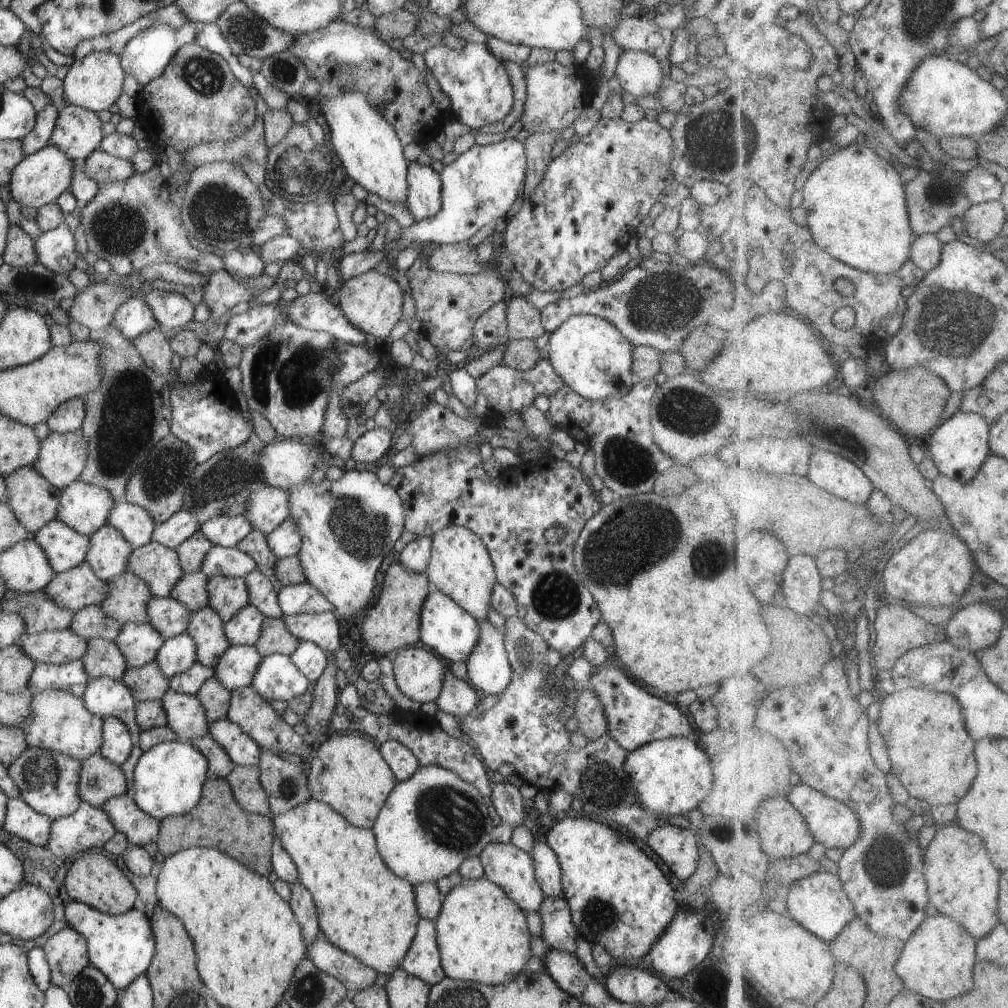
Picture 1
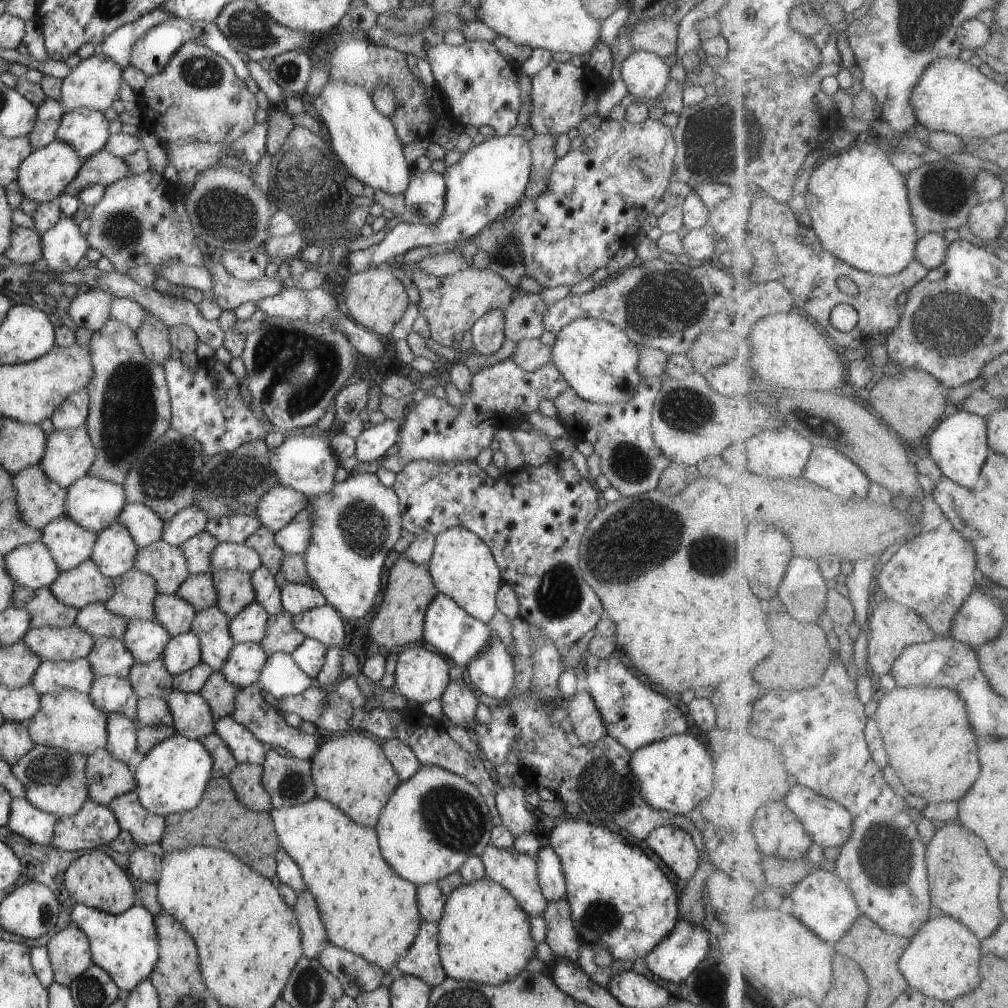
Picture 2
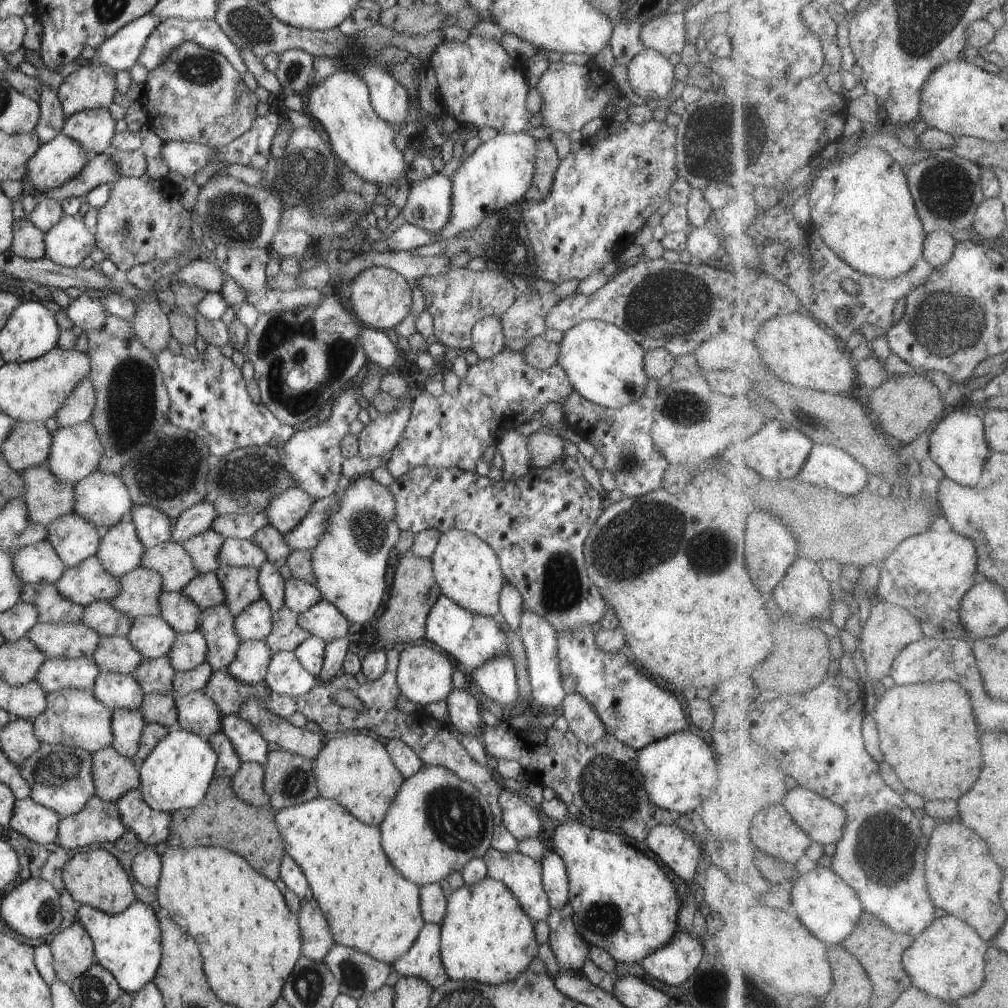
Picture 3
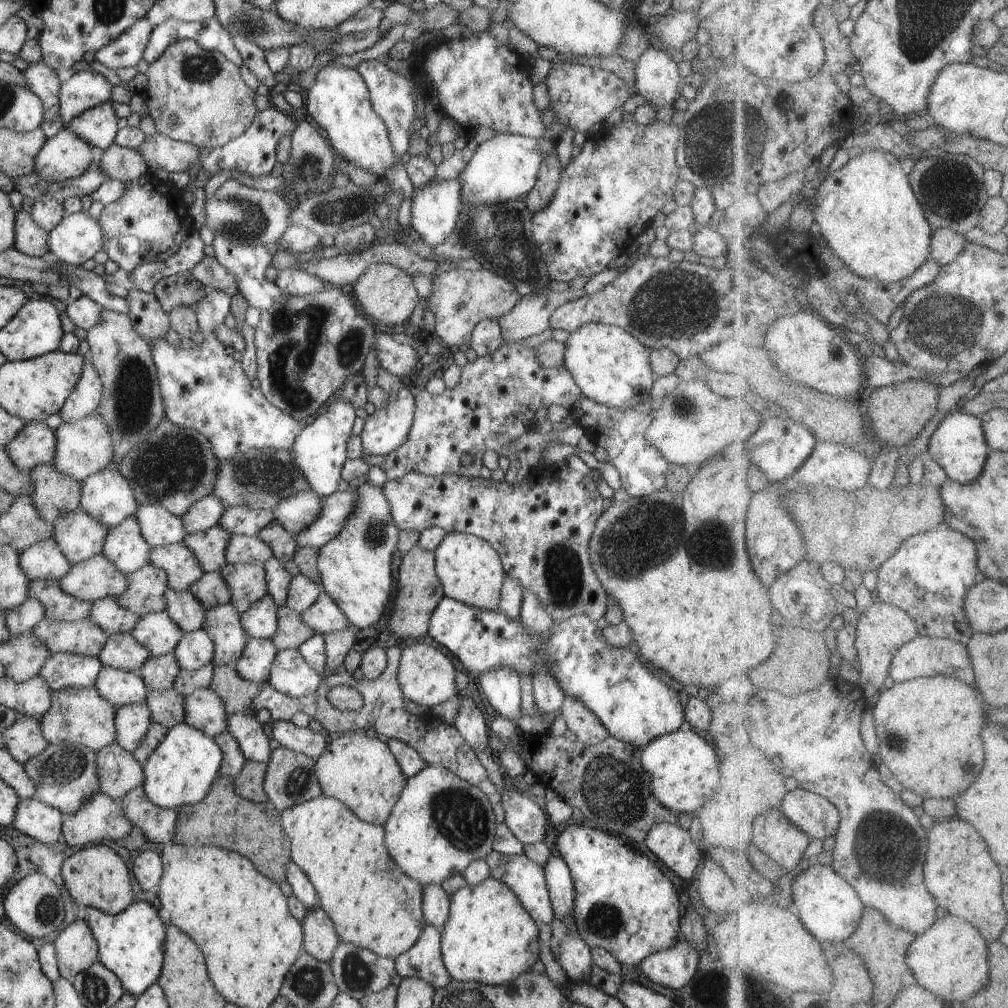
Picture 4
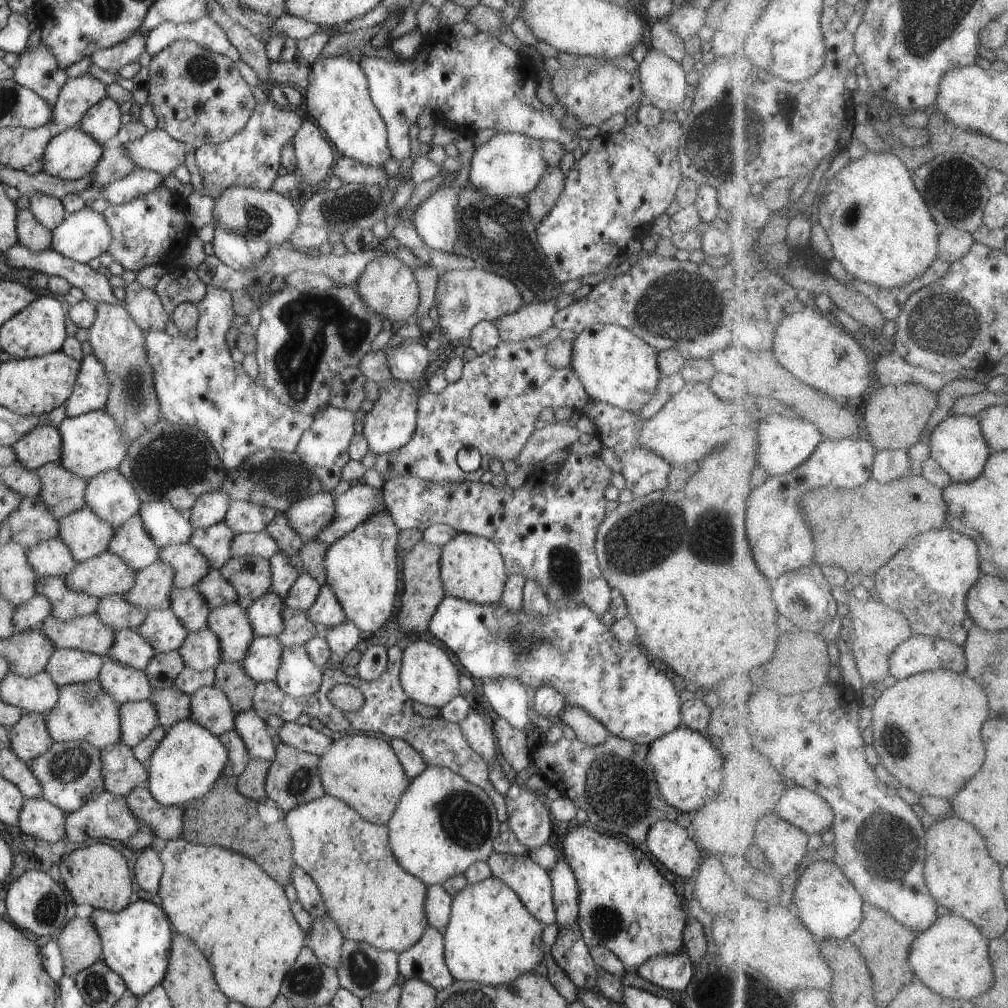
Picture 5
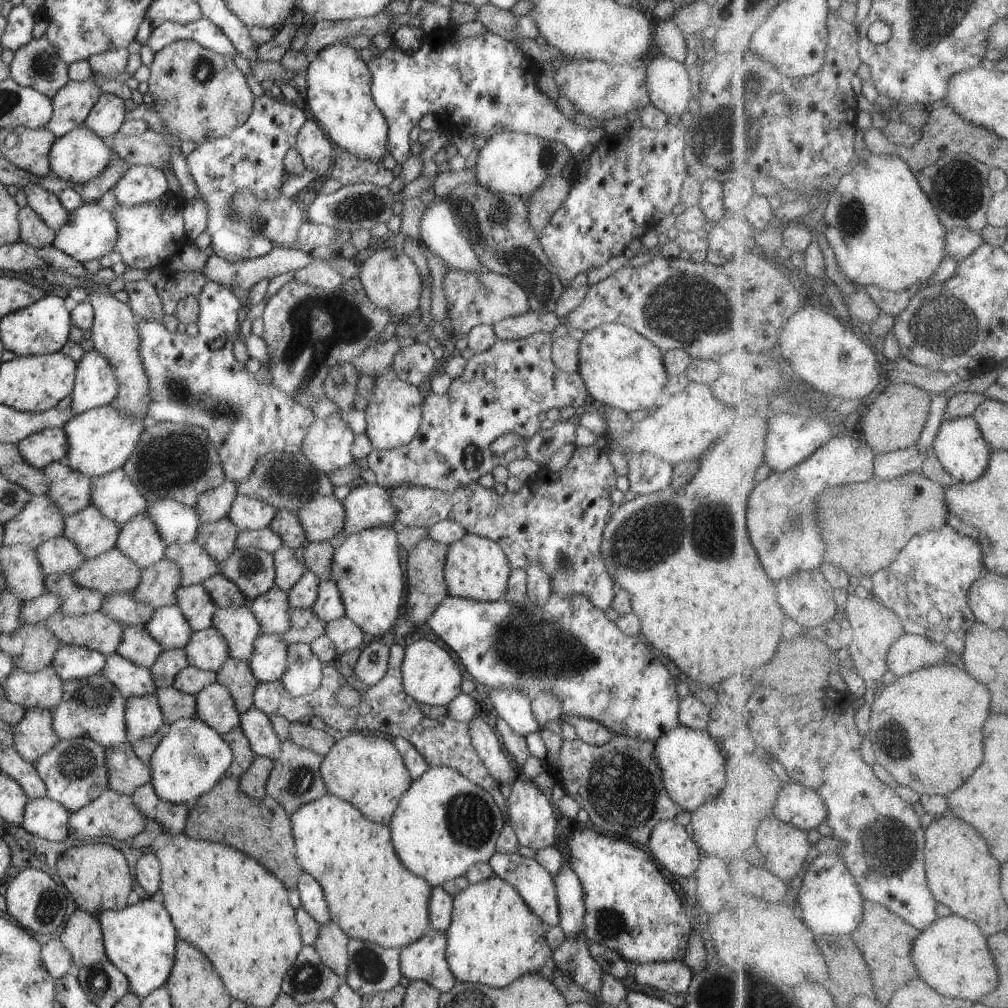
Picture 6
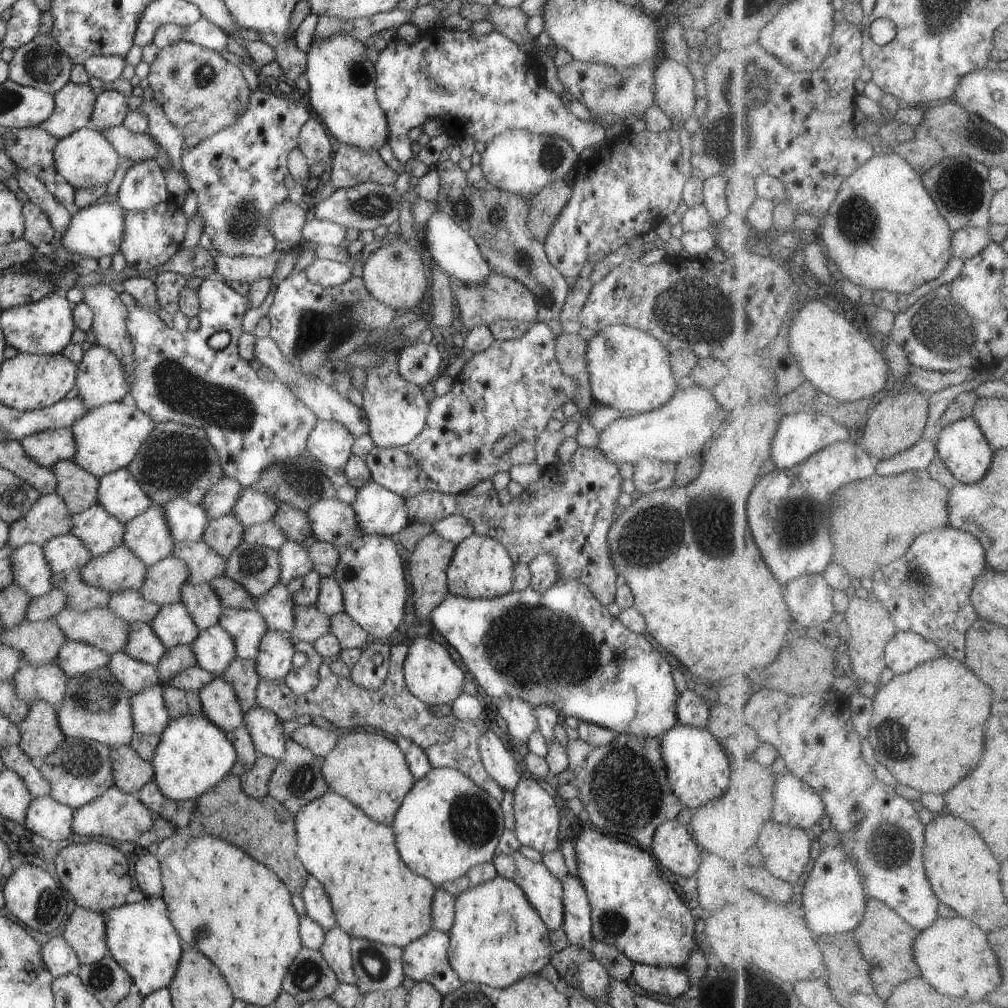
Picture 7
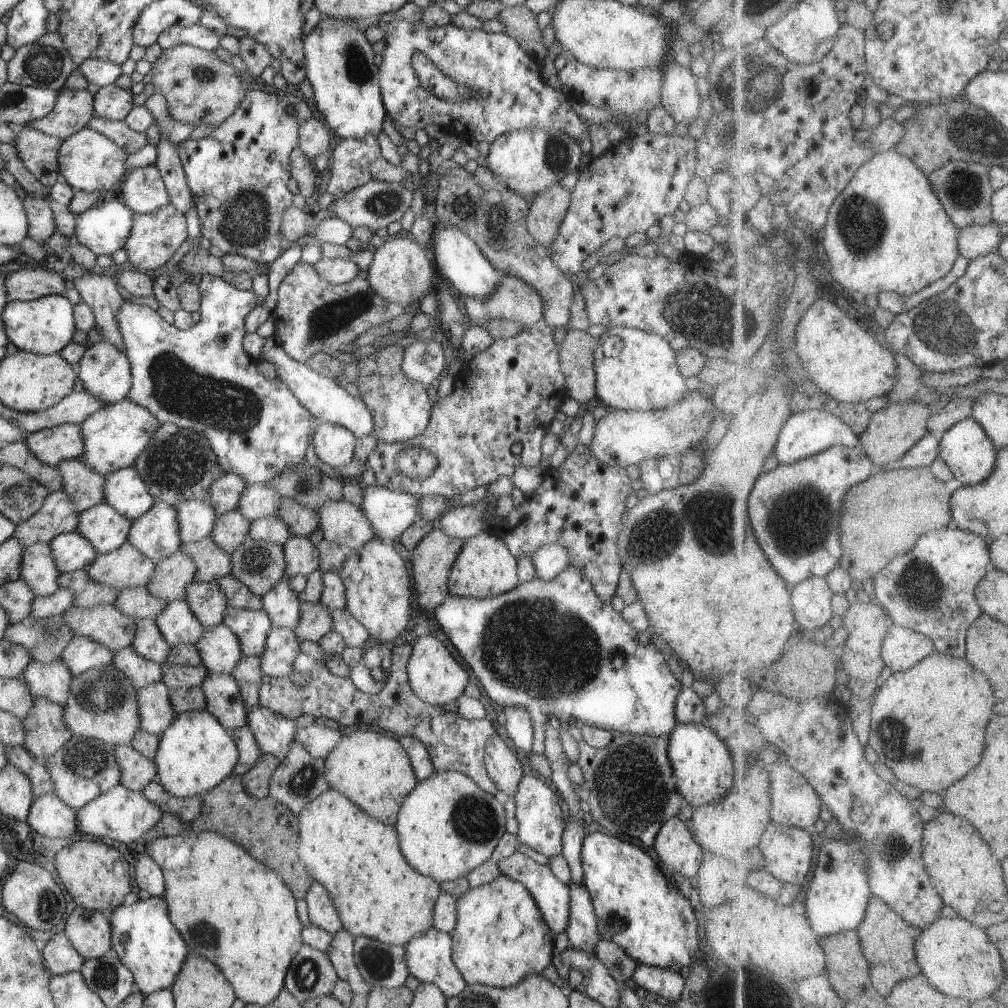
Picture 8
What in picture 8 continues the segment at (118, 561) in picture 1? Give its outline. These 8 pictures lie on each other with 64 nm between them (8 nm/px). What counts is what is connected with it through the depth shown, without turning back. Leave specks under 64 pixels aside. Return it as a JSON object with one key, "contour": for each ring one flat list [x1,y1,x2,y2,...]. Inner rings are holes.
{"contour":[[156,501,152,505,152,508,148,509,148,512,145,512,142,516,131,522,127,541,156,564,180,548,182,542,179,536,180,529,177,527,175,506,173,507,165,502]]}

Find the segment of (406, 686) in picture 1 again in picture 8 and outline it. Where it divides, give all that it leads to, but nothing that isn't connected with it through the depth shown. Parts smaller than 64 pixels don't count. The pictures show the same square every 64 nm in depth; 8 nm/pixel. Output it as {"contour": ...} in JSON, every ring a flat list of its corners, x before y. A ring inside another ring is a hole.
{"contour":[[434,635,412,639,412,652,408,659,407,675,409,685,420,700,443,707,454,702,463,694,469,683,468,672,452,657,448,648]]}

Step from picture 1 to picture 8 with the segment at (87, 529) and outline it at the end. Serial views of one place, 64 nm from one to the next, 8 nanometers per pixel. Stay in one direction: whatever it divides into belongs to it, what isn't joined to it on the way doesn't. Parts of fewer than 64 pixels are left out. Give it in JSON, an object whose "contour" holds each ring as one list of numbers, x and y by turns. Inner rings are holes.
{"contour":[[133,465,107,475,103,491,103,501,131,521,148,512,156,502]]}

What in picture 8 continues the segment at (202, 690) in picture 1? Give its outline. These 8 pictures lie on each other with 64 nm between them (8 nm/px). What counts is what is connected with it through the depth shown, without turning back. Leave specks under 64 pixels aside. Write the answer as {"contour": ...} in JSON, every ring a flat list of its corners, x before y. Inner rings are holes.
{"contour":[[240,657,236,666,228,673,238,683,247,712,259,705,259,690,263,674,260,657]]}

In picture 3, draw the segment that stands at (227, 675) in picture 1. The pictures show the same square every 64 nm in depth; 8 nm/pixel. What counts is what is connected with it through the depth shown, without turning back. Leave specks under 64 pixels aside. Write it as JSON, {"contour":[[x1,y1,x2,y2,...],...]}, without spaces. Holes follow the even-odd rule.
{"contour":[[242,641,233,656,233,661,227,666,228,674,241,683,255,685,263,680,273,654,264,641]]}

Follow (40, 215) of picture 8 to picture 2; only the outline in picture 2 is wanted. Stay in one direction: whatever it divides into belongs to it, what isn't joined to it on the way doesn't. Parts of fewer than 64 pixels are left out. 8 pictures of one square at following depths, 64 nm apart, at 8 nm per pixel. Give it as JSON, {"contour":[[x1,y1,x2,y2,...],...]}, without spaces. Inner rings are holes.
{"contour":[[13,225,12,242,4,252,3,259,24,266,42,261,40,237,35,229]]}

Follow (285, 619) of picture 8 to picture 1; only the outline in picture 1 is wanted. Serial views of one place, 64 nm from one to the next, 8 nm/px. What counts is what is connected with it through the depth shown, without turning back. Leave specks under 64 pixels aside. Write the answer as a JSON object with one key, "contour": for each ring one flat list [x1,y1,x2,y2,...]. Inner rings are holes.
{"contour":[[249,604,240,609,240,612,237,612,232,620,224,623,224,634,231,645,254,646,259,639,264,619,265,616]]}

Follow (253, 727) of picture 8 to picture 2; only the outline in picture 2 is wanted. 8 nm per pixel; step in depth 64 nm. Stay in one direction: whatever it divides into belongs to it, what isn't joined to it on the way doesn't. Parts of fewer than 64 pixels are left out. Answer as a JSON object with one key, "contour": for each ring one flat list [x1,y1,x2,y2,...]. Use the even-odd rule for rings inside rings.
{"contour":[[230,715,214,723,214,733,220,736,222,742,230,749,237,763,261,765,264,762,268,747]]}

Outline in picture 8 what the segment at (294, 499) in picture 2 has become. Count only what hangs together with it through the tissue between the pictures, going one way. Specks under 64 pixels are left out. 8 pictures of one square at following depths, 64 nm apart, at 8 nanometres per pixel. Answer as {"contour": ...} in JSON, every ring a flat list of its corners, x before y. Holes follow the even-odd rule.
{"contour":[[345,499,323,504,317,514,322,538,348,552,369,540,378,539,362,509]]}

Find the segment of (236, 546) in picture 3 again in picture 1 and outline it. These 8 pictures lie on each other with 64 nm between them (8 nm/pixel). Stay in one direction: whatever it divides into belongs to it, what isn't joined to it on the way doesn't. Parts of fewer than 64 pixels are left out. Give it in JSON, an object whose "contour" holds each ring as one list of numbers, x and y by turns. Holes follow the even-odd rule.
{"contour":[[212,545,204,555,198,571,202,571,208,578,220,575,243,578,254,569,256,569,255,560,240,549]]}

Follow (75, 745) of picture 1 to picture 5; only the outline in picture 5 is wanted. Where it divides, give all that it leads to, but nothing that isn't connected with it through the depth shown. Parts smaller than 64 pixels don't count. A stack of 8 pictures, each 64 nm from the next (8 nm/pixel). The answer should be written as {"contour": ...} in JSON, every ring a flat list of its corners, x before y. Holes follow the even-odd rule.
{"contour":[[98,680,62,686,58,695,56,706,46,715,48,734,55,742,88,742,100,751,121,742,120,702,108,696]]}

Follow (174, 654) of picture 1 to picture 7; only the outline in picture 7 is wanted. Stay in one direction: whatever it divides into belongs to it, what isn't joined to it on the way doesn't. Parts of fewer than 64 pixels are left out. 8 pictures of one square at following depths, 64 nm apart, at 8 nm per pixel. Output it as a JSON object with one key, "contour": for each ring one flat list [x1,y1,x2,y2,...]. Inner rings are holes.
{"contour":[[218,624,199,631,190,646,197,666,215,676,220,676,228,663,236,657,232,636]]}

